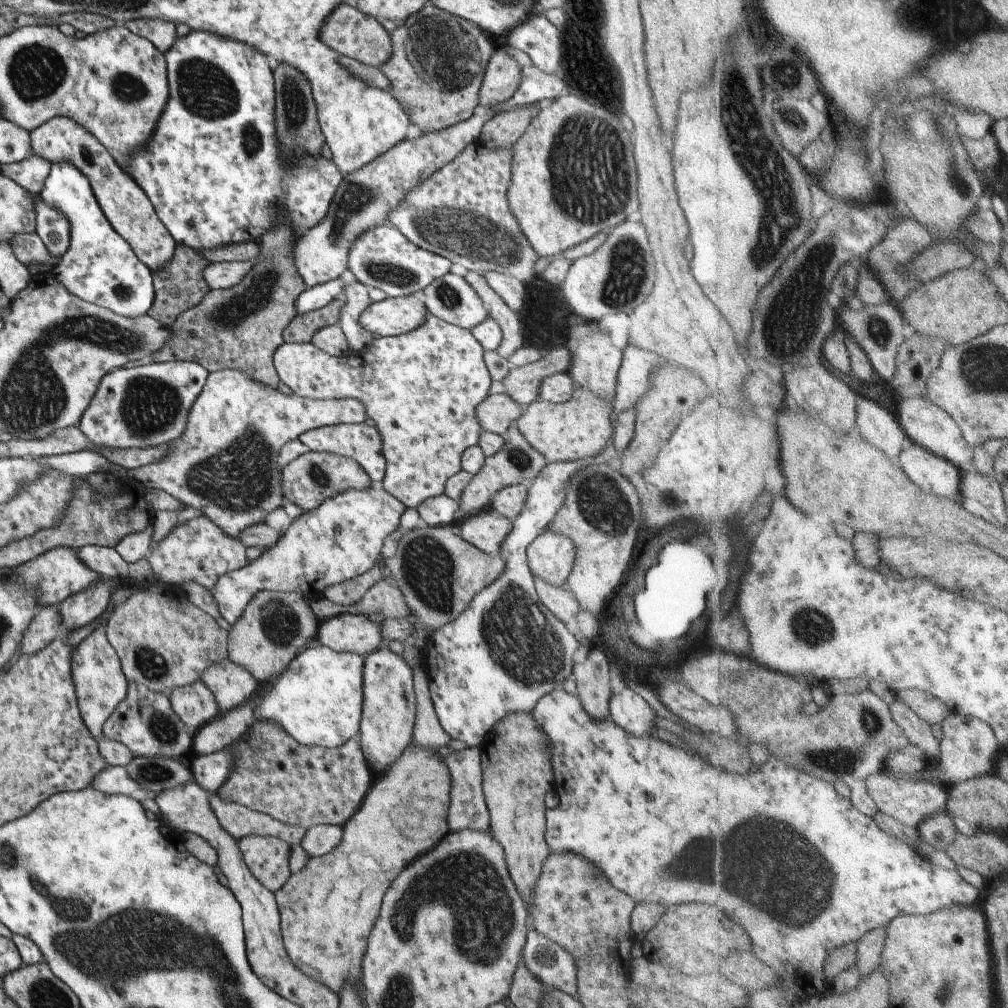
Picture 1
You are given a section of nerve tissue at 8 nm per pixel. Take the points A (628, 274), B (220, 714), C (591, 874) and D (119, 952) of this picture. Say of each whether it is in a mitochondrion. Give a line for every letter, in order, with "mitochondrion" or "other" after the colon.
A: mitochondrion
B: other
C: mitochondrion
D: mitochondrion

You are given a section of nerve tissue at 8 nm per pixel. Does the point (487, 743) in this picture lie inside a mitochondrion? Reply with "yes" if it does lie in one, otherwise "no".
no

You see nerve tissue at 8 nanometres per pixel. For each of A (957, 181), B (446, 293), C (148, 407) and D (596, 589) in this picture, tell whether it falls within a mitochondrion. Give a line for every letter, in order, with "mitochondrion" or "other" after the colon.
A: mitochondrion
B: mitochondrion
C: mitochondrion
D: other

